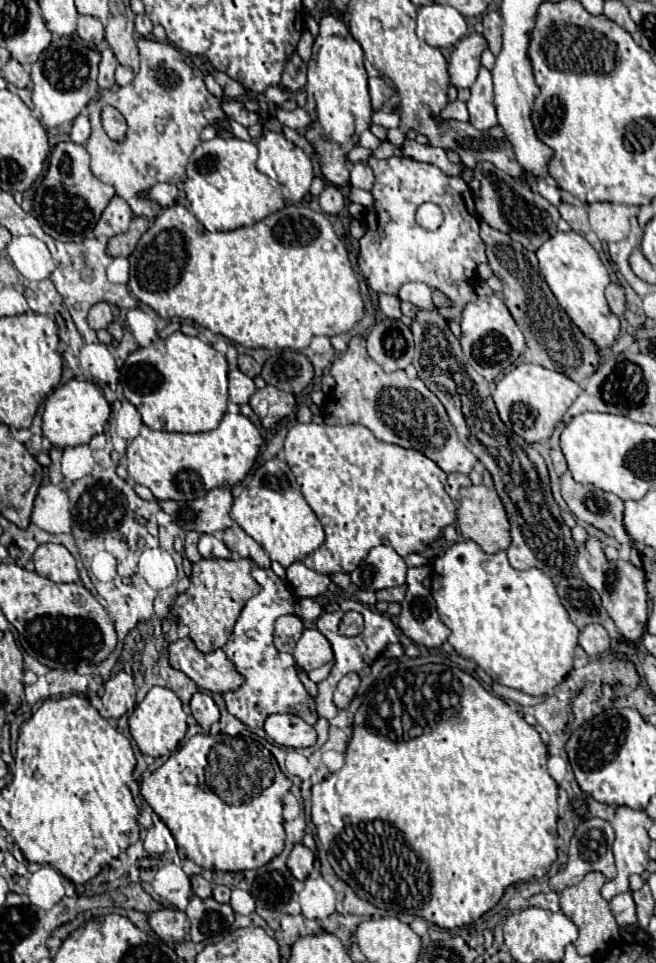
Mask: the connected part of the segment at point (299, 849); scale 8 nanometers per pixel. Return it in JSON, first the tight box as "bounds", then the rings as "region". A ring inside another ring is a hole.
{"bounds":[287,843,315,881],"region":[[[297,843],[293,847],[293,851],[289,853],[287,867],[291,869],[295,879],[303,881],[309,875],[309,871],[313,869],[313,861],[315,861],[315,855],[311,853],[311,849],[307,849],[303,843]]]}

